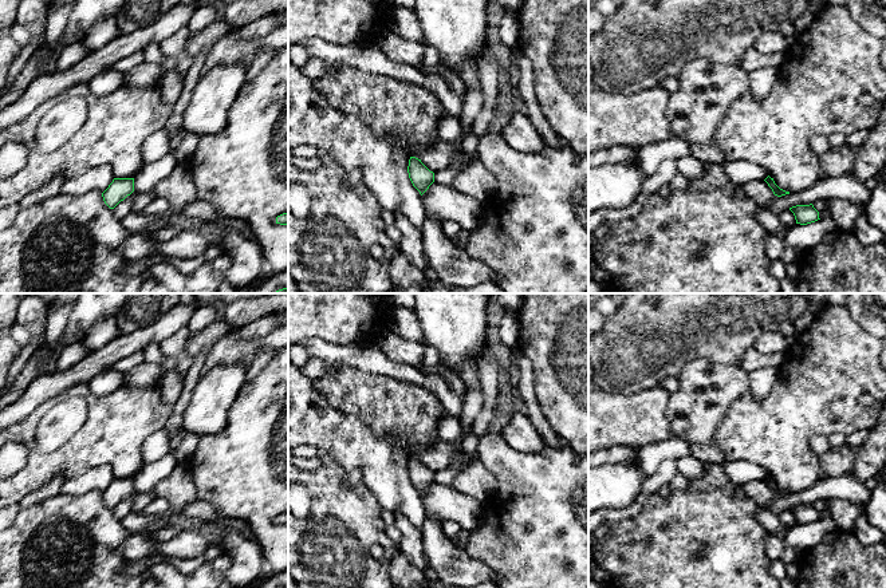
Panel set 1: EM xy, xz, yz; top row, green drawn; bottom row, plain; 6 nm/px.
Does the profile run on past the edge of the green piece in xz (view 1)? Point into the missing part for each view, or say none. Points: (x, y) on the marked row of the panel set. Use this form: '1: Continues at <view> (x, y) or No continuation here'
1: No continuation here

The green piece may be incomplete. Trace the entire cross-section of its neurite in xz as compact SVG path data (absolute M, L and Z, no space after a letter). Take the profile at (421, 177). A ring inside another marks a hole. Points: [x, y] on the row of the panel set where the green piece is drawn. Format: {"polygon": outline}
{"polygon": "M410 157L409 166L407 166L409 178L413 186L420 192L422 196L429 186L434 182L434 173L430 171L421 159L416 157Z"}

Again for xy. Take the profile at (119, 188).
{"polygon": "M114 178L102 193L105 204L114 209L121 201L134 192L134 178Z"}

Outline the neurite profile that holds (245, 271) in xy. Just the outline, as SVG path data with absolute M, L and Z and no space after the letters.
M233 226L224 230L223 250L231 259L224 280L236 292L256 287L264 279L260 244Z

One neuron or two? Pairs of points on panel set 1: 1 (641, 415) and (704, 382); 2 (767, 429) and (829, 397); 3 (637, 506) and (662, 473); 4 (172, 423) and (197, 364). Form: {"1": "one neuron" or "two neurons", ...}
{"1": "two neurons", "2": "one neuron", "3": "one neuron", "4": "one neuron"}

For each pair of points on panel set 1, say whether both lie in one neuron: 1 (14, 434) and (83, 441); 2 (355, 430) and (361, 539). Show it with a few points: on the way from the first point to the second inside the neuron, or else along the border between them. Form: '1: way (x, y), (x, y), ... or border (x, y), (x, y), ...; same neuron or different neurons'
1: way (31, 445), (42, 458), (66, 458); same neuron
2: border (362, 481), (382, 506); different neurons

